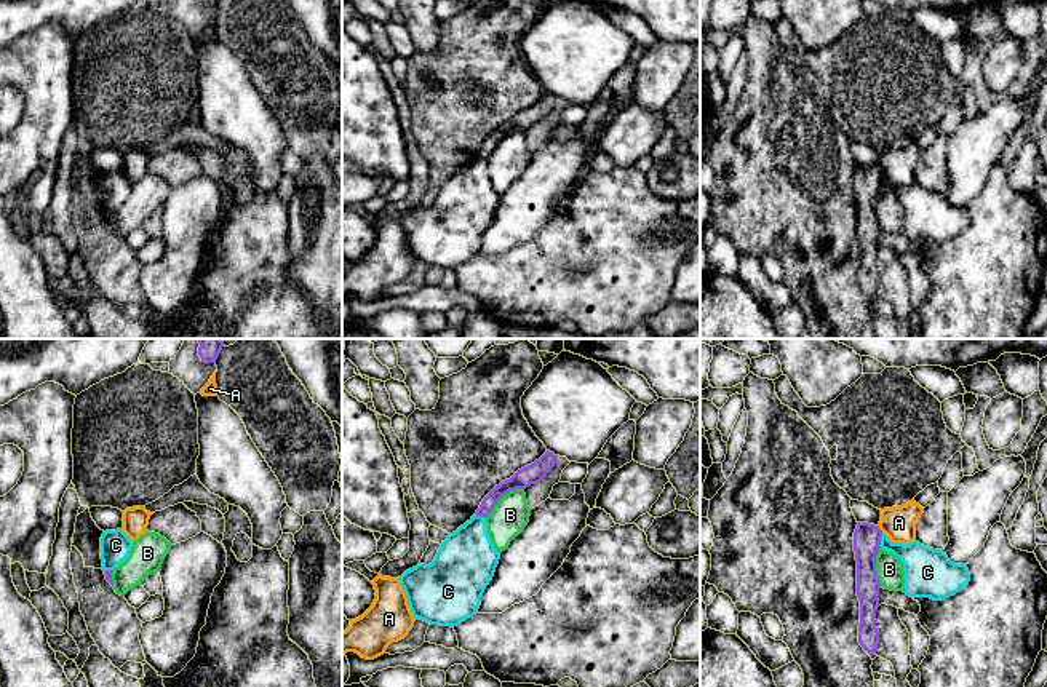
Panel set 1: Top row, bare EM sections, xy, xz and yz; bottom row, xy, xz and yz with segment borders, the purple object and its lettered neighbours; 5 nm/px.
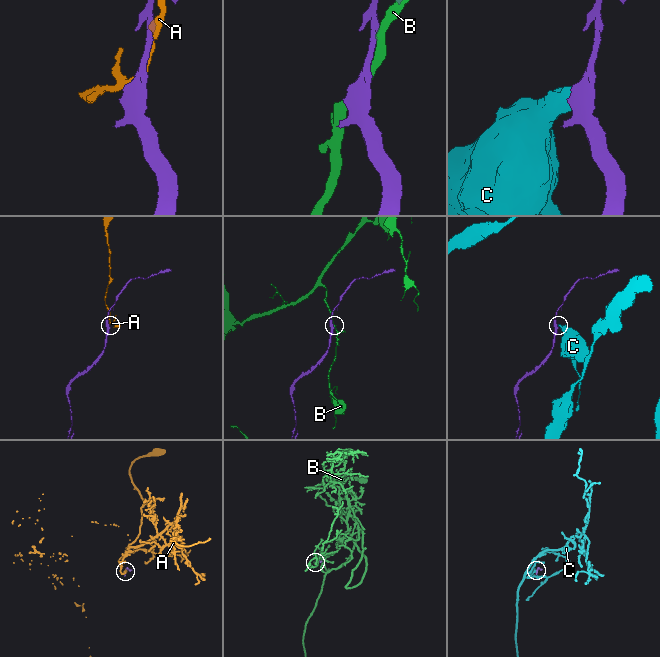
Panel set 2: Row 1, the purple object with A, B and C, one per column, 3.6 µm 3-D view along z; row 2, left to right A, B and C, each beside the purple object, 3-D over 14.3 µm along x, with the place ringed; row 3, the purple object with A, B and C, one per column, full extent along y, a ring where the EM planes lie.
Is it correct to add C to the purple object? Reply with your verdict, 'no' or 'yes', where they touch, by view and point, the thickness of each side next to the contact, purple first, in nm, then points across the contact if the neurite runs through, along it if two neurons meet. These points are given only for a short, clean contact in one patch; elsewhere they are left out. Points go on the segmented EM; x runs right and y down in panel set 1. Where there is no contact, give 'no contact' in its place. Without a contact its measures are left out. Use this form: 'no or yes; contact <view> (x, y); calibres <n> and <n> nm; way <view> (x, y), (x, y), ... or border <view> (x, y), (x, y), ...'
no; contact yz (879, 540); calibres 140 and 190 nm; border yz (883, 534), (879, 547)

